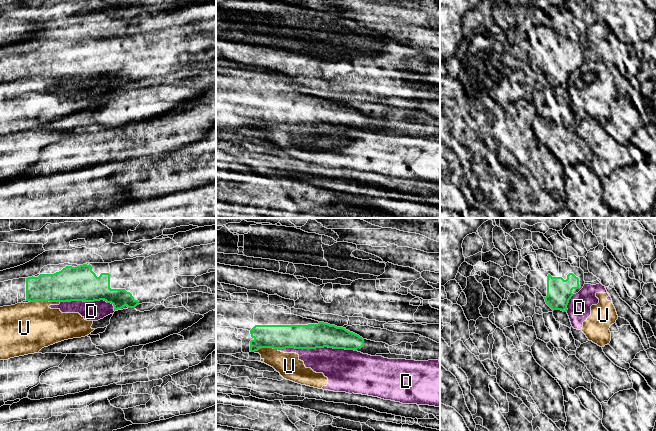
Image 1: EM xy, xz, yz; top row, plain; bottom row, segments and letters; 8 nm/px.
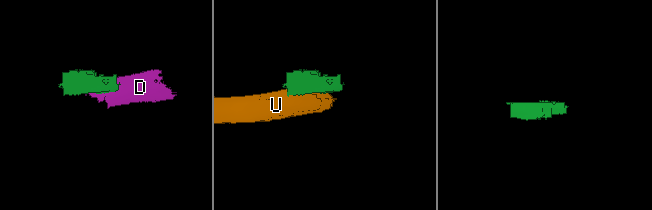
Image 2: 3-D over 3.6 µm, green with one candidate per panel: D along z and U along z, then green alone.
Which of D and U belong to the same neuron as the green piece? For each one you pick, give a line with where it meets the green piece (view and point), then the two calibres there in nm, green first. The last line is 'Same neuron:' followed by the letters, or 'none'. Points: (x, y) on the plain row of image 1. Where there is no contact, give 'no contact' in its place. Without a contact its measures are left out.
Same neuron: none

